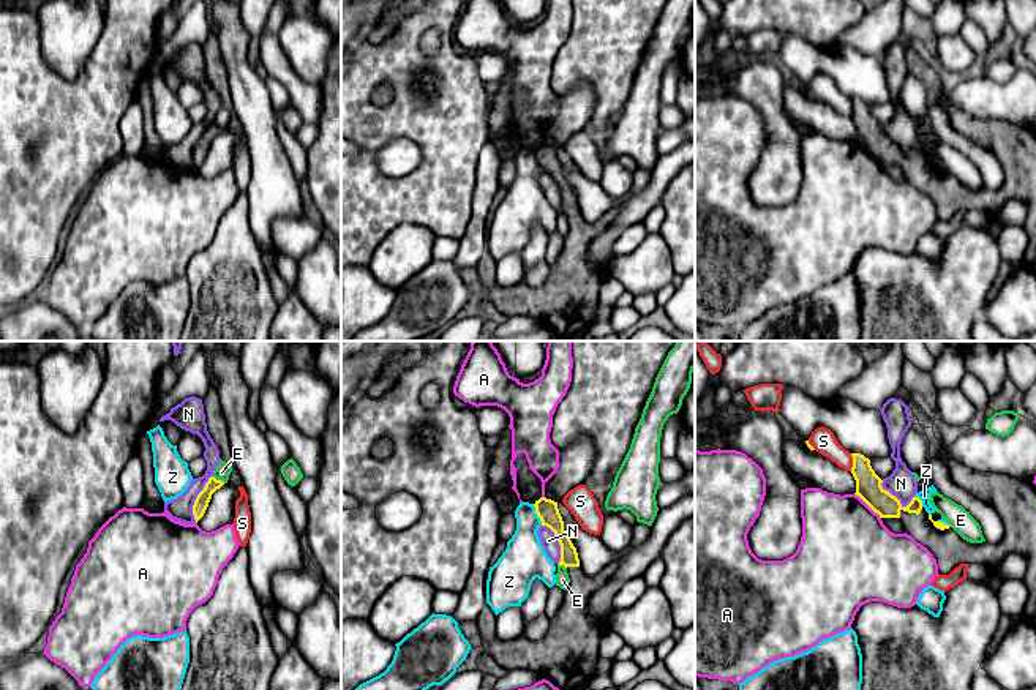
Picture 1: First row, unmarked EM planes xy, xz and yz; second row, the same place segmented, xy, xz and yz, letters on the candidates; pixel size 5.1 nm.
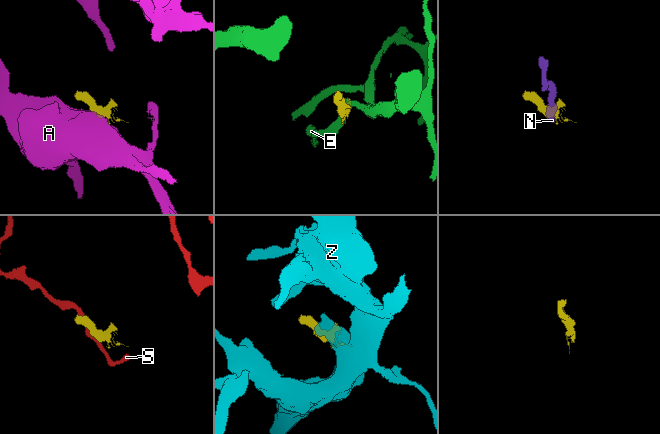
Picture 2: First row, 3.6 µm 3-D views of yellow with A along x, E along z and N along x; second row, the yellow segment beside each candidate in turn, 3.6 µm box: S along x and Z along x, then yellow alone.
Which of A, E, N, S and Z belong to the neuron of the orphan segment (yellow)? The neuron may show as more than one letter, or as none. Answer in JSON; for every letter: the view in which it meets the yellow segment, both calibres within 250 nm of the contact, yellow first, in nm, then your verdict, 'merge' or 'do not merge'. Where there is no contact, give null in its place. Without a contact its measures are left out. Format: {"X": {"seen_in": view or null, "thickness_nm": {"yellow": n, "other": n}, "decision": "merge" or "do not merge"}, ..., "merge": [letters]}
{"A": {"seen_in": "yz", "thickness_nm": {"yellow": 130, "other": 460}, "decision": "do not merge"}, "E": {"seen_in": "xy", "thickness_nm": {"yellow": 70, "other": 80}, "decision": "do not merge"}, "N": {"seen_in": "xy", "thickness_nm": {"yellow": 70, "other": 120}, "decision": "do not merge"}, "S": {"seen_in": "yz", "thickness_nm": {"yellow": 130, "other": 120}, "decision": "do not merge"}, "Z": {"seen_in": "xz", "thickness_nm": {"yellow": 110, "other": 220}, "decision": "do not merge"}, "merge": []}

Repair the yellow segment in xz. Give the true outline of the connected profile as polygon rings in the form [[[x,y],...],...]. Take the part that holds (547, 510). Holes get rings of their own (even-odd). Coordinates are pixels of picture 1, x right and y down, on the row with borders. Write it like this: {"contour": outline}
{"contour": [[[540,497],[534,507],[542,526],[554,532],[561,545],[557,565],[564,565],[570,578],[562,603],[550,621],[548,635],[540,641],[524,635],[501,641],[496,636],[496,614],[488,603],[475,621],[483,649],[497,665],[537,671],[559,690],[578,690],[595,676],[600,639],[608,630],[606,622],[591,616],[589,600],[614,576],[619,557],[603,572],[586,575],[580,567],[576,548],[564,531],[557,502]]]}

